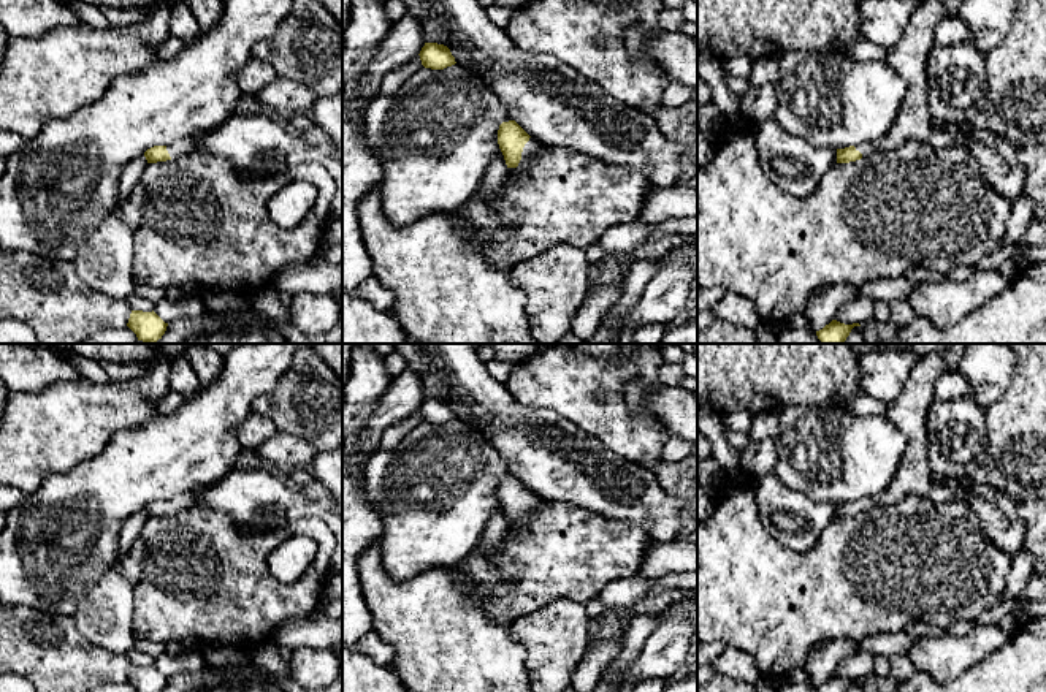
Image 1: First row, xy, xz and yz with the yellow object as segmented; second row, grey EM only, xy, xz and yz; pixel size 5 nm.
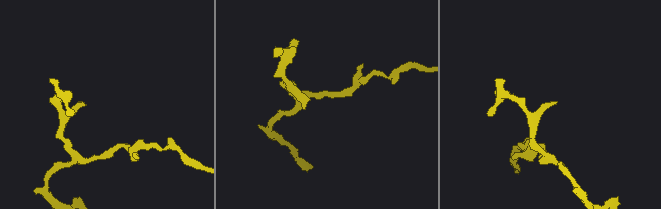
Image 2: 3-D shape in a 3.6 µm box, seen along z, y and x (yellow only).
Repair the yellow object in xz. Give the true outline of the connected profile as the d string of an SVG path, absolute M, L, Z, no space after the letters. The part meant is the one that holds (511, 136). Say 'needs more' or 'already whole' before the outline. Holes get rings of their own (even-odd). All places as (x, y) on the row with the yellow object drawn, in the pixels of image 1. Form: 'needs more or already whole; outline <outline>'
needs more; outline M515 120L499 125L498 144L507 168L517 168L521 162L536 158L542 152L542 144L533 139Z

